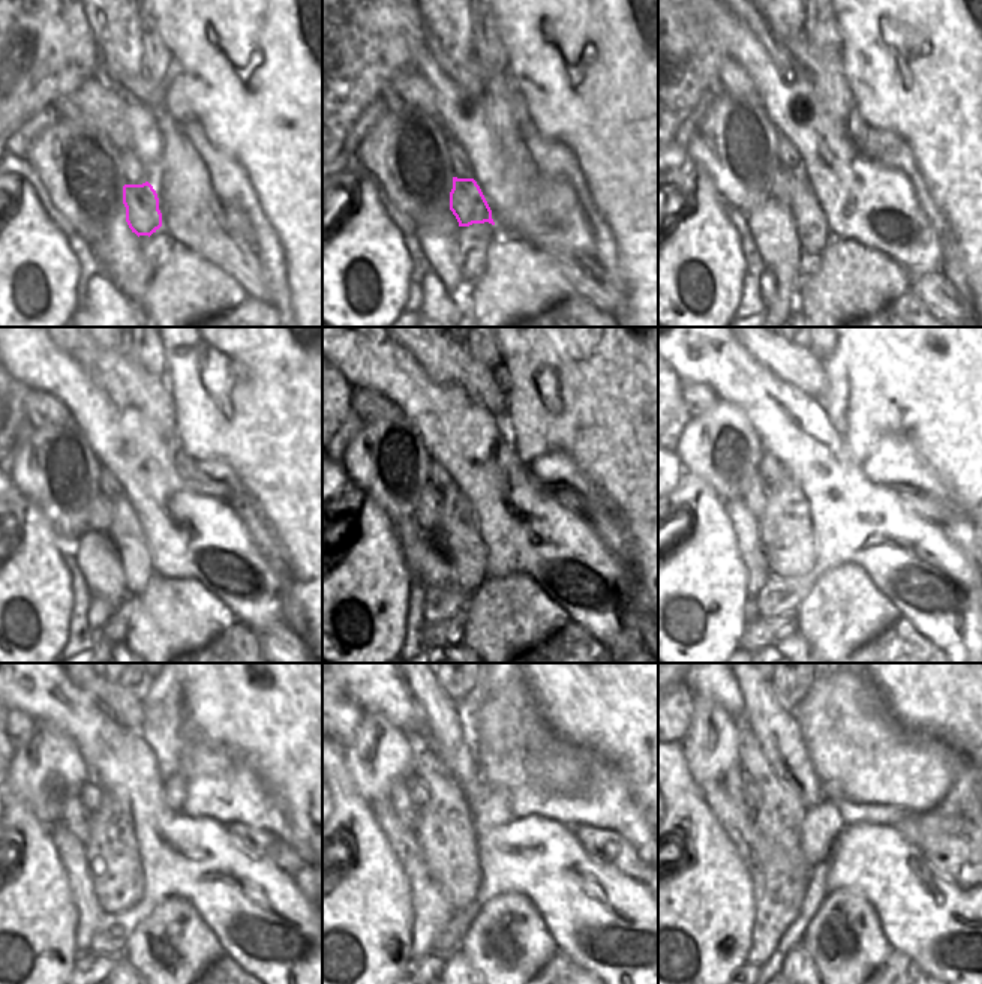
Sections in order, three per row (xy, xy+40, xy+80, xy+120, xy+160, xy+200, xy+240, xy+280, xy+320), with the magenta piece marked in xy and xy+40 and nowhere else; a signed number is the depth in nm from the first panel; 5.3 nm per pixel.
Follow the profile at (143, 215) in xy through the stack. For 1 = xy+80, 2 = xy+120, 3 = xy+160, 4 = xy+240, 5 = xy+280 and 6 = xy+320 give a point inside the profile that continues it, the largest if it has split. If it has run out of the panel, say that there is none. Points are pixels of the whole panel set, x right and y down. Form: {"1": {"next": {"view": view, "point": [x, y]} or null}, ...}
{"1": {"next": {"view": "xy+80", "point": [781, 185]}}, "2": {"next": {"view": "xy+120", "point": [99, 519]}}, "3": {"next": {"view": "xy+160", "point": [428, 510]}}, "4": {"next": {"view": "xy+240", "point": [75, 818]}}, "5": {"next": {"view": "xy+280", "point": [405, 809]}}, "6": {"next": {"view": "xy+320", "point": [732, 777]}}}

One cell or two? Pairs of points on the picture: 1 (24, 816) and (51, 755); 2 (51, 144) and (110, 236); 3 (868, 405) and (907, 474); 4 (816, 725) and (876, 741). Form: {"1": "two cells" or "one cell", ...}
{"1": "two cells", "2": "one cell", "3": "two cells", "4": "one cell"}

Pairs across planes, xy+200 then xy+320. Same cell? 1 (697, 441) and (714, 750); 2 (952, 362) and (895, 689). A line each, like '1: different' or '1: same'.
1: same
2: same

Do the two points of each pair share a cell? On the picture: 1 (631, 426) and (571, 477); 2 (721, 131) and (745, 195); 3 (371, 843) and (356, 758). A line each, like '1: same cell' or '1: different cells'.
1: different cells
2: same cell
3: different cells

